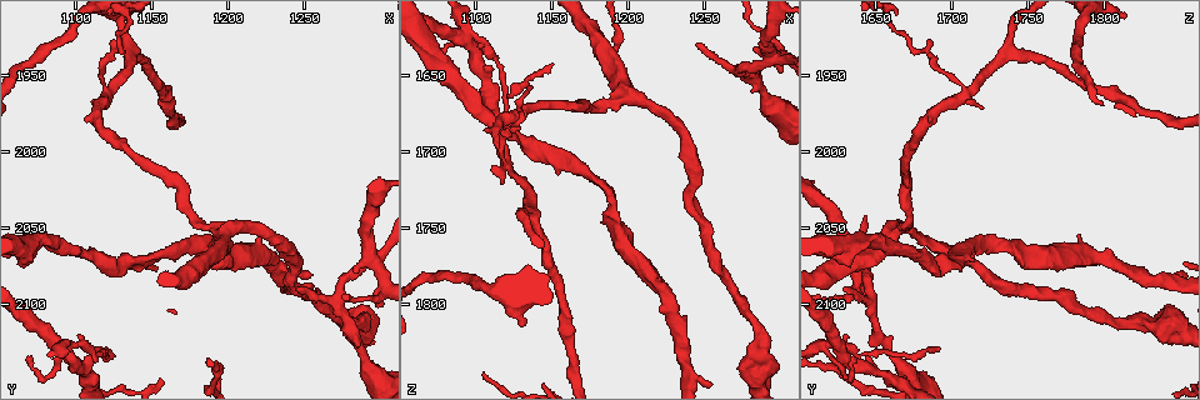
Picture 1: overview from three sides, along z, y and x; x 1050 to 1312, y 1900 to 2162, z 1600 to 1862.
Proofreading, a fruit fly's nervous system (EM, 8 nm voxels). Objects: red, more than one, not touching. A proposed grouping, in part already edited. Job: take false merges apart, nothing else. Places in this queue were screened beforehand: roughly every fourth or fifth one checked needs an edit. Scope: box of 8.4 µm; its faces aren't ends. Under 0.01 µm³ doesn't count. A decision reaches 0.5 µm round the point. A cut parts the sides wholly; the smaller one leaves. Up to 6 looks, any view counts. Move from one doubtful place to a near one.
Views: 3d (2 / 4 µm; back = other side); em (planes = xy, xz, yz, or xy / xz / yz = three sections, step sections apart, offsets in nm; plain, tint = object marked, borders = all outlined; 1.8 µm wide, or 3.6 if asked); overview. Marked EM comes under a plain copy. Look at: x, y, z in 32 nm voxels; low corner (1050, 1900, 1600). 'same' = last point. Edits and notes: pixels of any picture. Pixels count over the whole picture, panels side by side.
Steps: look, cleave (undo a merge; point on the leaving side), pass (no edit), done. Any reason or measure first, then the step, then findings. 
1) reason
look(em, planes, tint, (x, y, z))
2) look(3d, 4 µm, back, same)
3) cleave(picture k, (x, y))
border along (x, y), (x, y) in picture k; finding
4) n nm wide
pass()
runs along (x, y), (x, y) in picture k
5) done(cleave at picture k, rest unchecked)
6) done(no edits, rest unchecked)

abrupt turn
look(em, planes, borders, (1294, 2072, 1638))

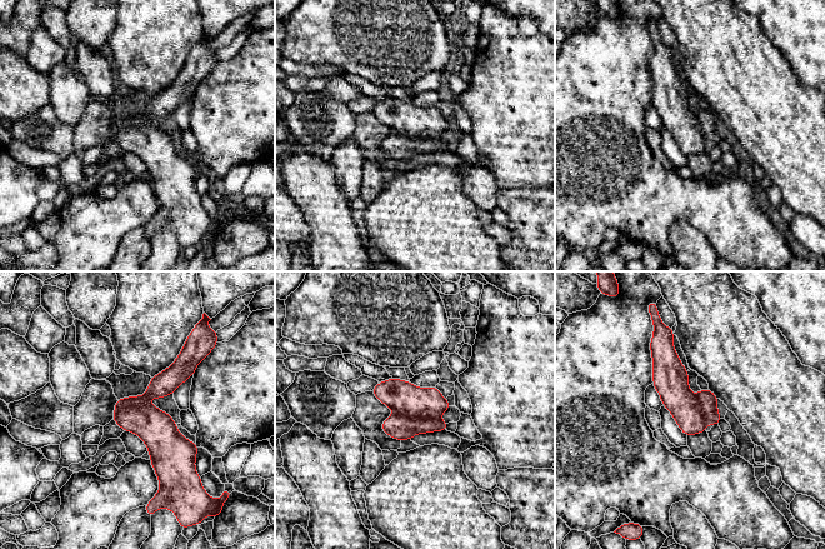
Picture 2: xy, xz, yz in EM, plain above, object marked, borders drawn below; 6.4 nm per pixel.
cleave(picture 2, (405, 399))
the part that leaves runs along (669, 342), (669, 377), (698, 430) in picture 2; a second neuron is stuck on

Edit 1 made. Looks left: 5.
side arm on a straight run
look(3d, 4 µm, (1120, 1962, 1708))

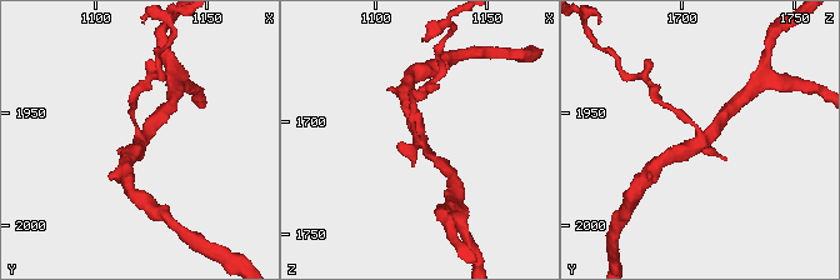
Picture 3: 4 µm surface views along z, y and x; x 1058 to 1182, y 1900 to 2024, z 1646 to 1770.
3 arms; need the tissue
look(em, xy, step 4, tint, (1120, 1962, 1709))

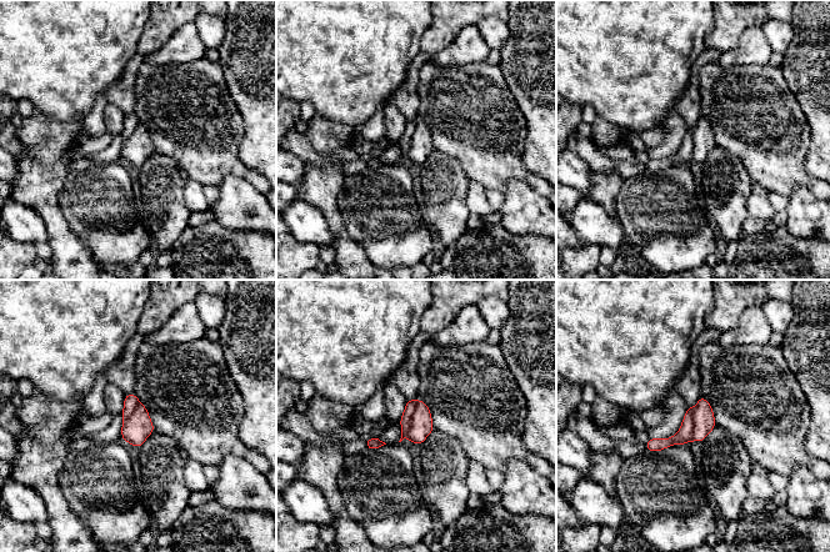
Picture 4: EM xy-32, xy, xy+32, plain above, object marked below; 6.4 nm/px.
190 nm wide
cleave(picture 4, (410, 406))
two neurons meet here

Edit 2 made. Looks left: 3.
look(overview)

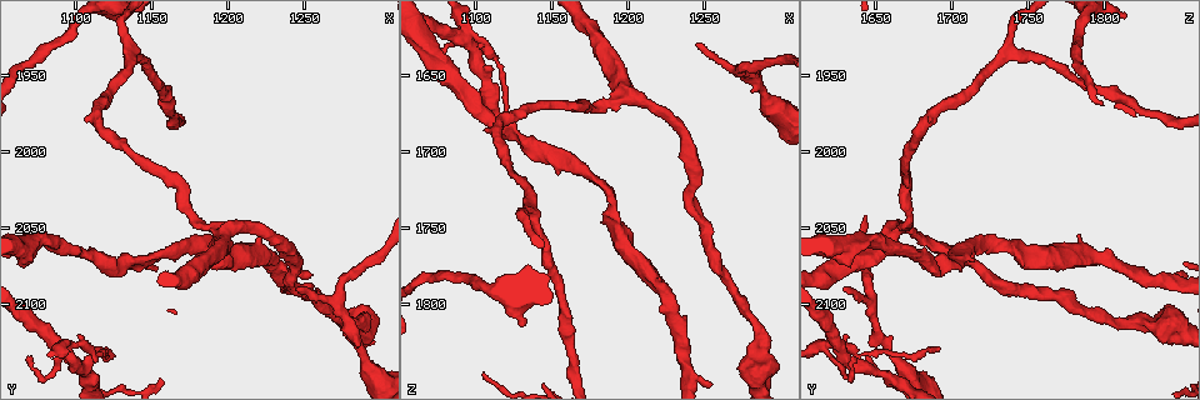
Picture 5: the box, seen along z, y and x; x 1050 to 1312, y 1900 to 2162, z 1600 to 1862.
narrows sharply
look(em, planes, tint, (1176, 2042, 1670))

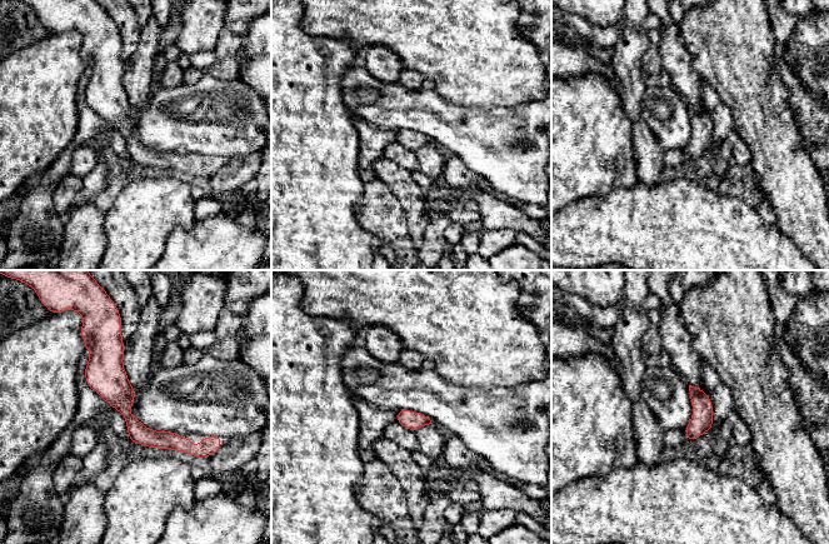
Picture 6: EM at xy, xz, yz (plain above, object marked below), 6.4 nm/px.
pass()
runs along (91, 348), (148, 438), (195, 449) in picture 6; one neuron here

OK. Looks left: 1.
done(cleave at picture 2, cleave at picture 4, rest unchecked)

